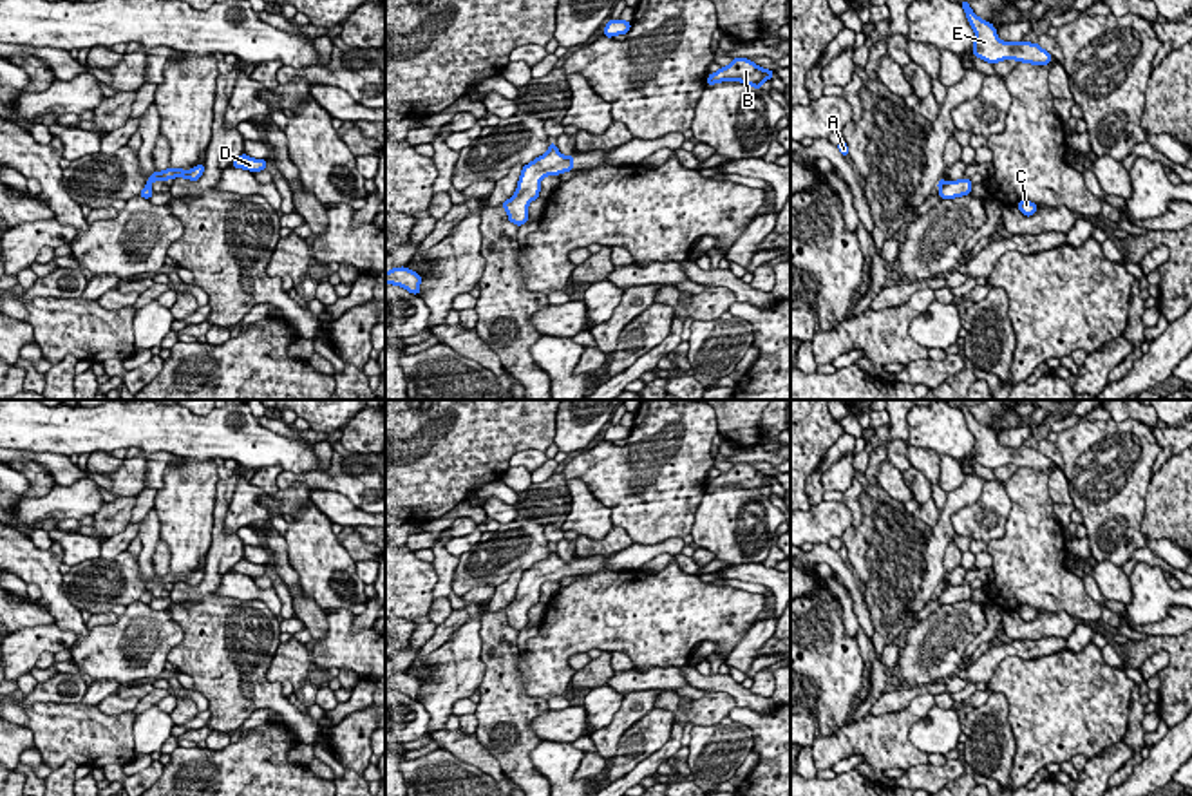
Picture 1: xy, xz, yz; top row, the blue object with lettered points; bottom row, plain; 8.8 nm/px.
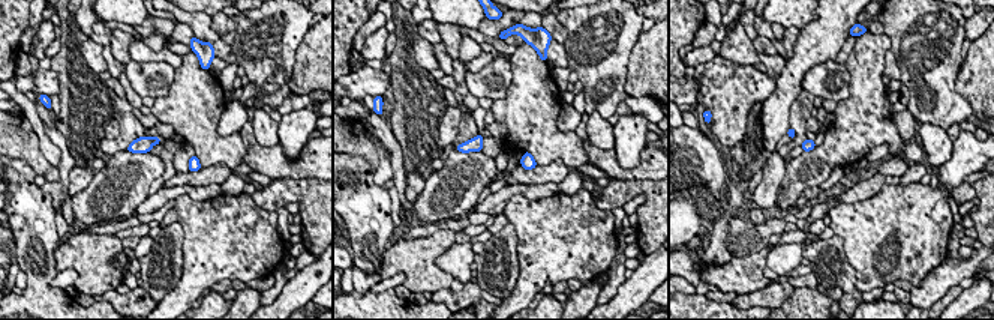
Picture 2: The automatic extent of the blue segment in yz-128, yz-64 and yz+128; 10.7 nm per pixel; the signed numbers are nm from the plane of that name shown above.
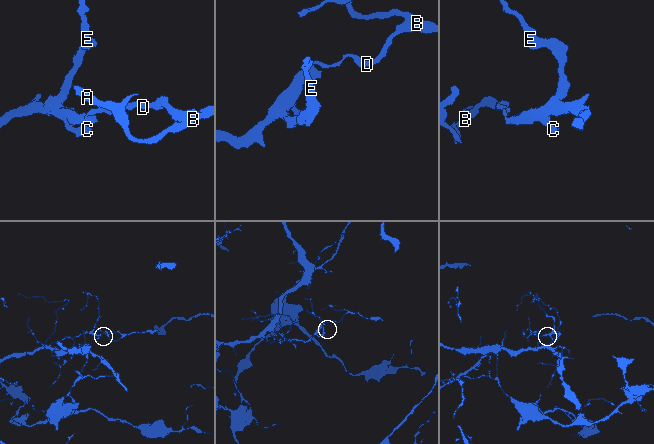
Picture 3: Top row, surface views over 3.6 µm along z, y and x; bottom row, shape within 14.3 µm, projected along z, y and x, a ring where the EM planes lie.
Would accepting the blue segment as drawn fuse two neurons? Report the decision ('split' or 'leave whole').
split

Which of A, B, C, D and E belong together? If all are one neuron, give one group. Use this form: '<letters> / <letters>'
A B D / C E

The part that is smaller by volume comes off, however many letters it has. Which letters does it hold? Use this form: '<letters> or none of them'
A, B, D

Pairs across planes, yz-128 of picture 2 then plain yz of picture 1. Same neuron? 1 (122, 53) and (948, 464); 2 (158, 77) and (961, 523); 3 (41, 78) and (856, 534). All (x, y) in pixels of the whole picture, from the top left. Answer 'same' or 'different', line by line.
1: different
2: same
3: different

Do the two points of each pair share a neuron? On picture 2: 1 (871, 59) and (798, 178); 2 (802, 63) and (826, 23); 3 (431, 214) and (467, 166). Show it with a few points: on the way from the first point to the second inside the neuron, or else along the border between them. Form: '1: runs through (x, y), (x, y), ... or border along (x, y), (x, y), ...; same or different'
1: runs through (867, 89), (867, 113), (828, 152); same
2: runs through (807, 53), (825, 33); same
3: runs through (438, 202), (462, 178); same

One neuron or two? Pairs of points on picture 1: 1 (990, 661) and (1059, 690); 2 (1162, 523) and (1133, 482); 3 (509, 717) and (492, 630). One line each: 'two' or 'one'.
1: two
2: two
3: one

